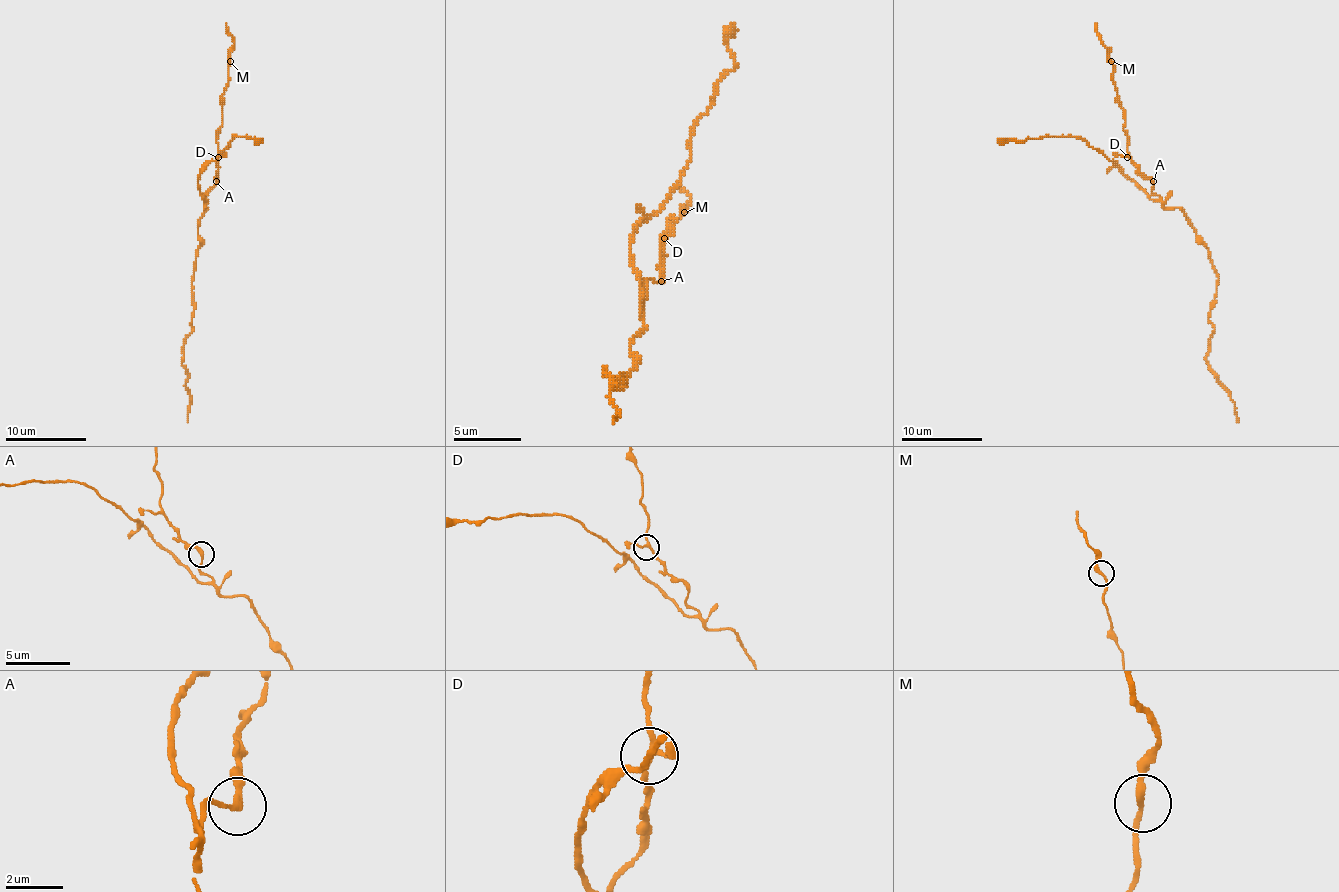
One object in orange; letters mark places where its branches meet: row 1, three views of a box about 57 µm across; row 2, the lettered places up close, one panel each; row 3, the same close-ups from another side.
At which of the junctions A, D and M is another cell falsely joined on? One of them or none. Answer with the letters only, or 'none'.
none

